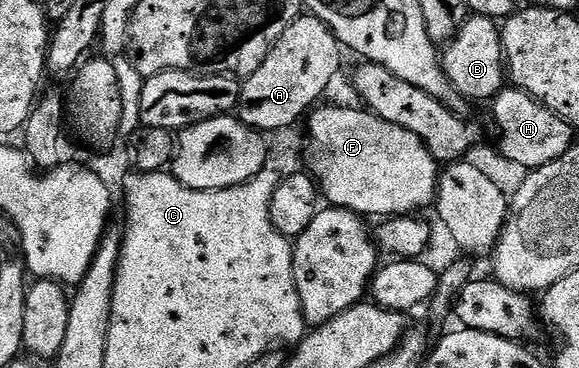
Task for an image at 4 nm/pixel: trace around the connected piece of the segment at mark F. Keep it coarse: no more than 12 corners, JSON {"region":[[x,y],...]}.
{"region":[[360,106],[308,116],[303,163],[328,206],[434,206],[439,164]]}

